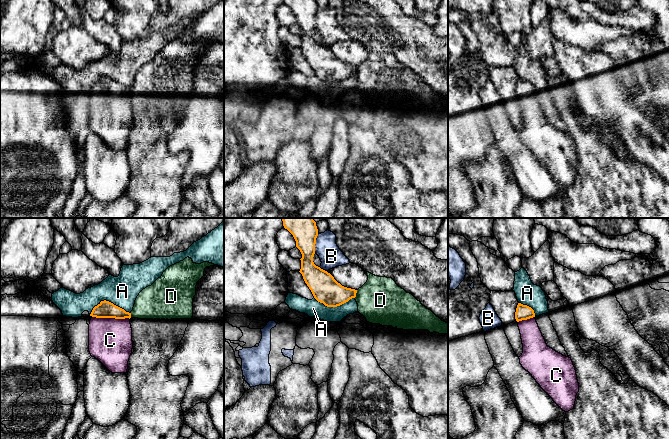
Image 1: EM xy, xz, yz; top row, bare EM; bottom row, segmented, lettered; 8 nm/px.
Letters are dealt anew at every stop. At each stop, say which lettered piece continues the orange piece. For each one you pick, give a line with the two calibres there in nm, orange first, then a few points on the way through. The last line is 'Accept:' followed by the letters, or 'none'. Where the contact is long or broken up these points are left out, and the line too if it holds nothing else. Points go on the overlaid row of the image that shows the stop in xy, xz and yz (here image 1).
C: calibres 140 and 360 nm; way xy (106, 309), (106, 312), (111, 317), (110, 340)
Accept: C

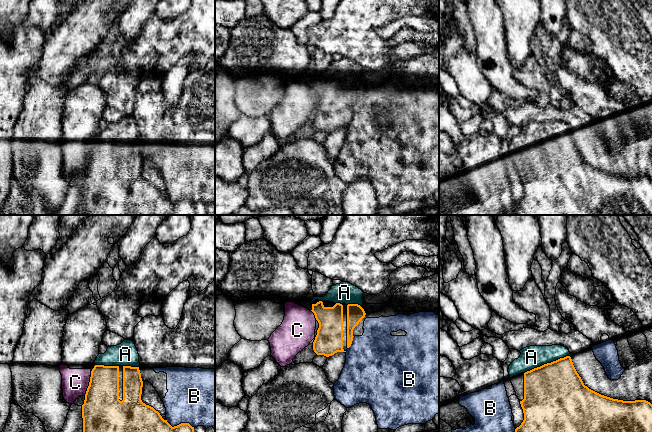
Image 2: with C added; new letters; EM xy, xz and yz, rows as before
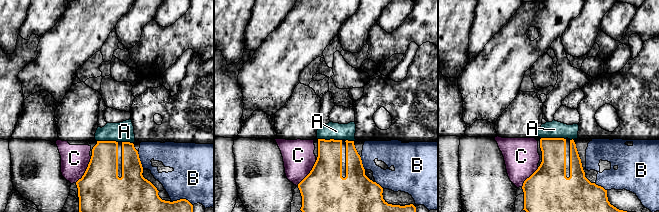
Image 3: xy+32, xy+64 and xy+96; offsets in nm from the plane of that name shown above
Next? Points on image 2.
A: calibres 500 and 180 nm
Accept: A

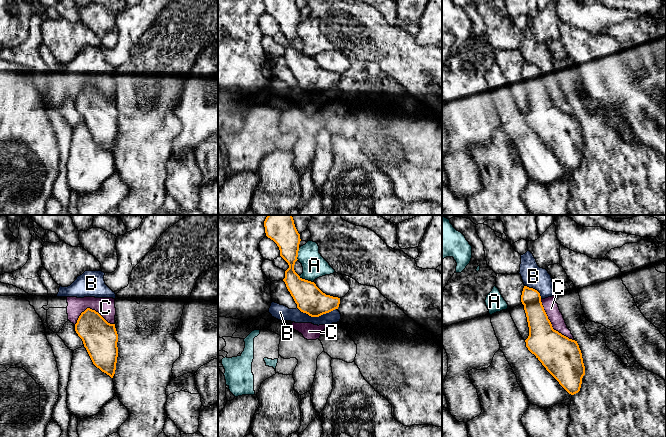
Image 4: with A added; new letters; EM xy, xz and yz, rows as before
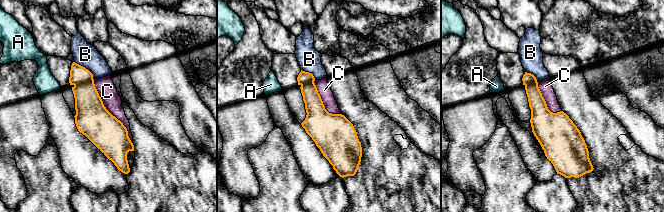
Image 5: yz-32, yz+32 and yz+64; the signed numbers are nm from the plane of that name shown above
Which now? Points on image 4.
Accept: none

